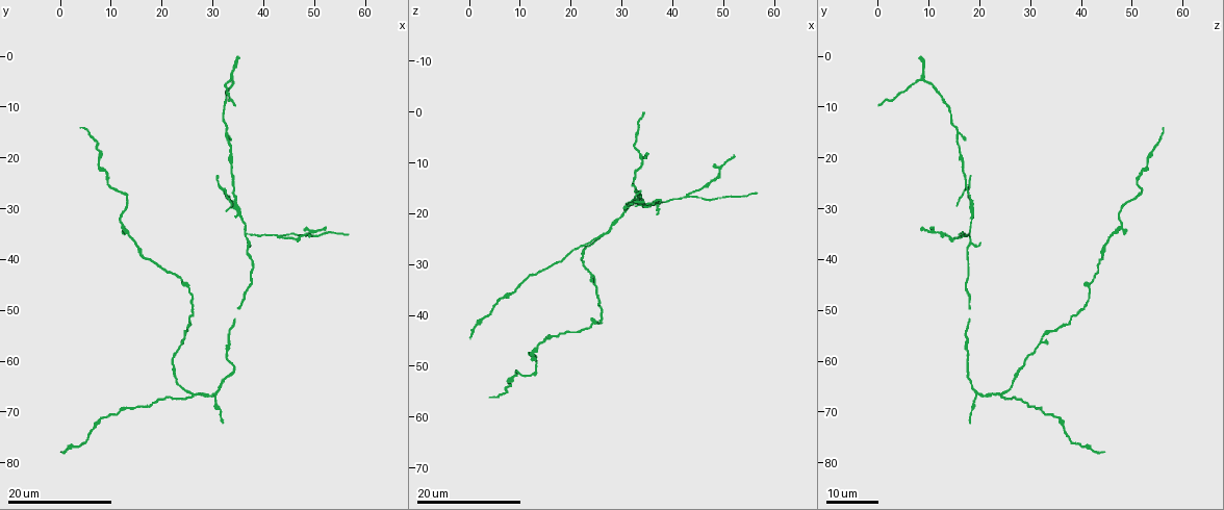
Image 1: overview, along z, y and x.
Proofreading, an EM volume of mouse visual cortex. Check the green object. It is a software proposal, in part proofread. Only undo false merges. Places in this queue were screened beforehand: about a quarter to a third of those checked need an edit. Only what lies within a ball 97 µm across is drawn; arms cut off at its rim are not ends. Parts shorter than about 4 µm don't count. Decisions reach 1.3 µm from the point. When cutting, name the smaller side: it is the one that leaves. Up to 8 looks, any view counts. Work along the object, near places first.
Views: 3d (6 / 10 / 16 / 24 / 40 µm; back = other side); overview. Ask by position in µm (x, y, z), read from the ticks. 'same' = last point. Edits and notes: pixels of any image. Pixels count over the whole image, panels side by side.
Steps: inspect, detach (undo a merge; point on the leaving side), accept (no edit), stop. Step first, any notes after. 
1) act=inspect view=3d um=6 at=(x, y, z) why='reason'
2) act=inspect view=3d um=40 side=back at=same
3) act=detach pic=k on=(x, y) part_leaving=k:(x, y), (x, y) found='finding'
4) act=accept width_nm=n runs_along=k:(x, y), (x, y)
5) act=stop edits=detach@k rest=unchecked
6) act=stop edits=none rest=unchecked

act=inspect view=3d um=24 at=(12.5, 33.5, 48.0) why='small branch off a trunk'

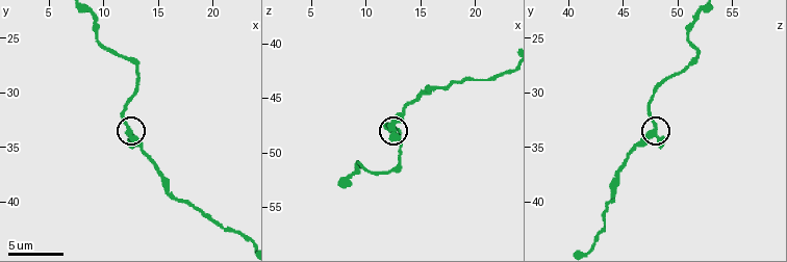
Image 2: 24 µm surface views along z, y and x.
act=inspect view=3d um=10 at=(12.4, 33.6, 48.0)

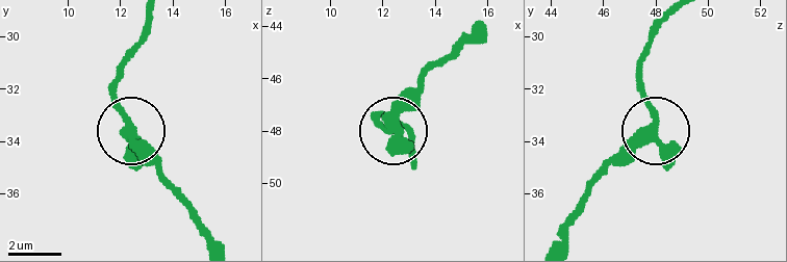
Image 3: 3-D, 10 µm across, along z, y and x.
act=inspect view=3d um=6 at=(12.4, 33.4, 47.8)

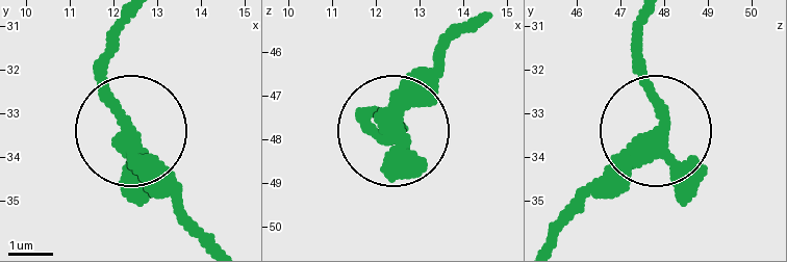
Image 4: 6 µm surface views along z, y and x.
act=accept width_nm=290 runs_along=4:(547, 237), (655, 125), (636, 28) found='continuous, no second neuron'

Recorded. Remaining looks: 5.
act=inspect view=3d um=24 at=(30.5, 66.5, 19.0) why='arms part here'

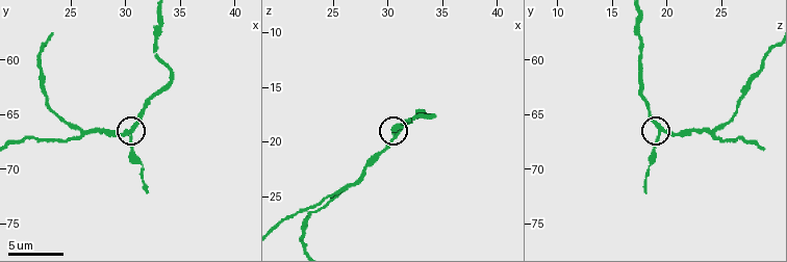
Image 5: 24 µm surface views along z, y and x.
act=inspect view=3d um=6 at=(30.6, 66.4, 19.4) why='closer look'

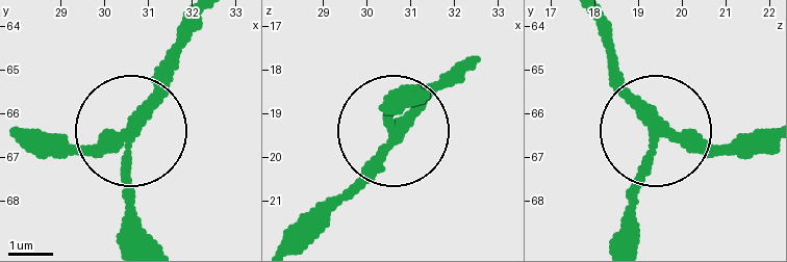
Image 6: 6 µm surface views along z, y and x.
act=accept arms=3 runs_along=6:(78, 149), (130, 137), (130, 238) found='all the same neuron'

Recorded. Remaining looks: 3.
act=inspect view=3d um=24 at=(33.0, 55.5, 17.0) why='calibre changes'

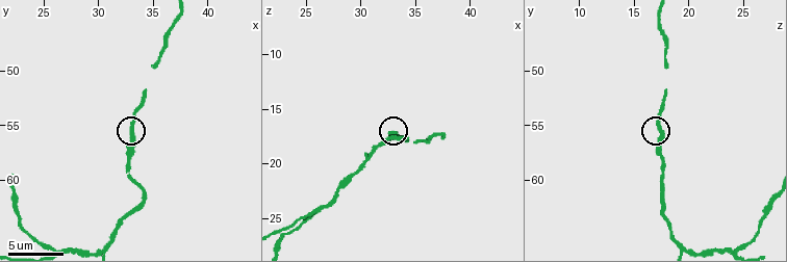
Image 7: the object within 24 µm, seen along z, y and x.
act=inspect view=3d um=10 at=(33.0, 55.4, 17.4)

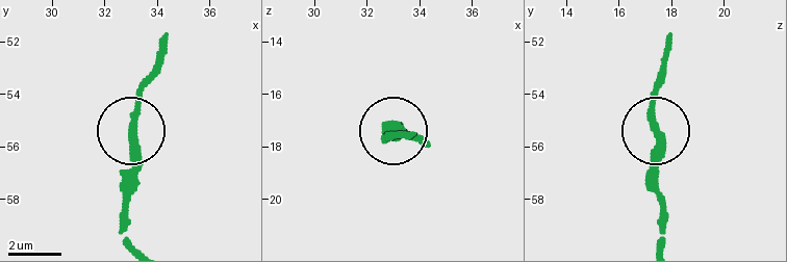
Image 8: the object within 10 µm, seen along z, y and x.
act=inspect view=3d um=10 side=back at=(33.0, 55.3, 17.4)

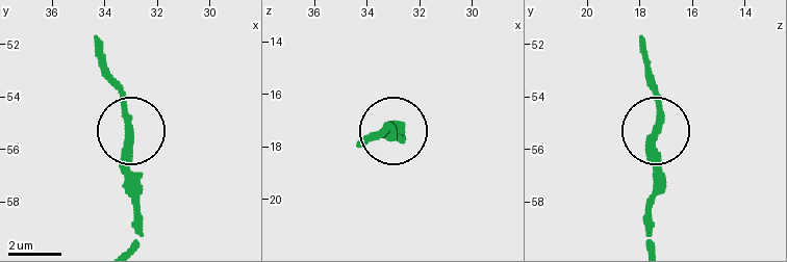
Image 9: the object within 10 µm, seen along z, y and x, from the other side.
act=accept found='all the same neuron'

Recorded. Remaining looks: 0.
act=stop edits=none rest=unchecked

